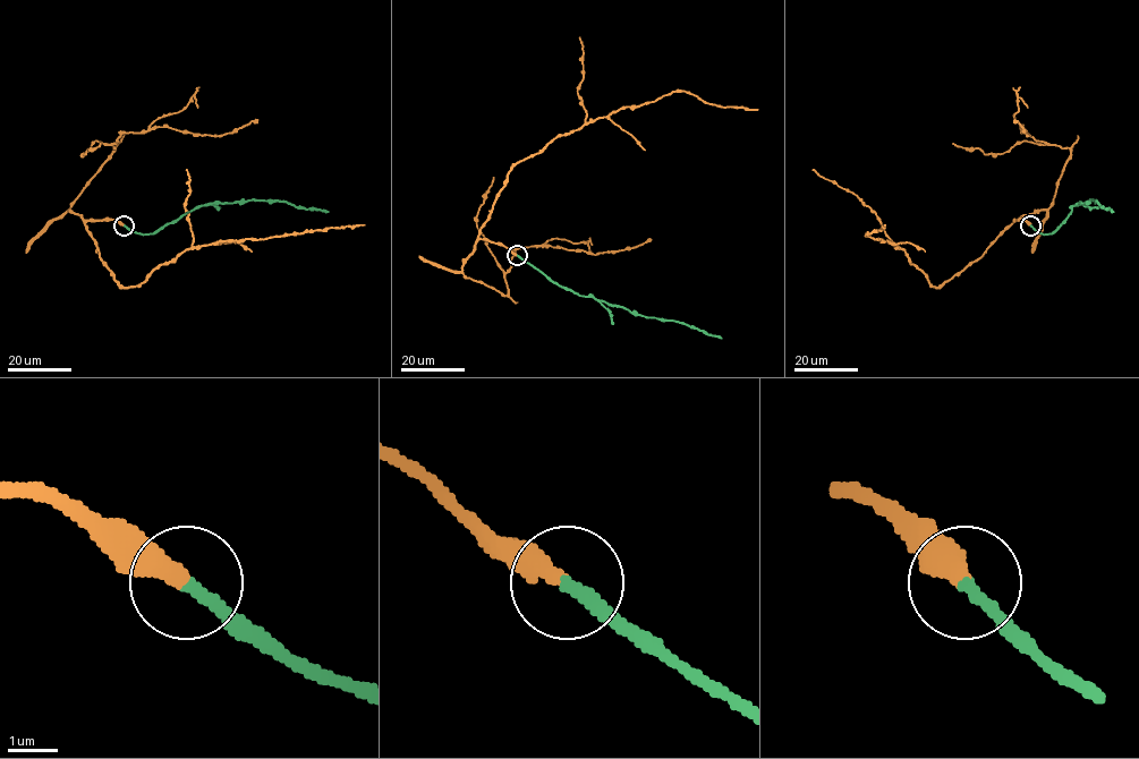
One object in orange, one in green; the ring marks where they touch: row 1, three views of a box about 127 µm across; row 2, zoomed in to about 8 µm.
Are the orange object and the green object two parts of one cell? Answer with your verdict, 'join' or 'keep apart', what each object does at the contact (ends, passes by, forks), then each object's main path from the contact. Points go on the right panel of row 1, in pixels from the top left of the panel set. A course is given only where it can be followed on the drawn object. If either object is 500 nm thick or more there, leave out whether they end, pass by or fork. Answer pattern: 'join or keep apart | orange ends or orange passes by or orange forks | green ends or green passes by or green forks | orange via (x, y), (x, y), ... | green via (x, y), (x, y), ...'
join | orange ends | green ends | orange via (1030, 226), (1014, 220), (980, 257), (934, 287), (904, 250), (866, 236), (885, 224) | green via (1030, 226), (1042, 233), (1052, 233), (1074, 204), (1091, 199), (1113, 212)

